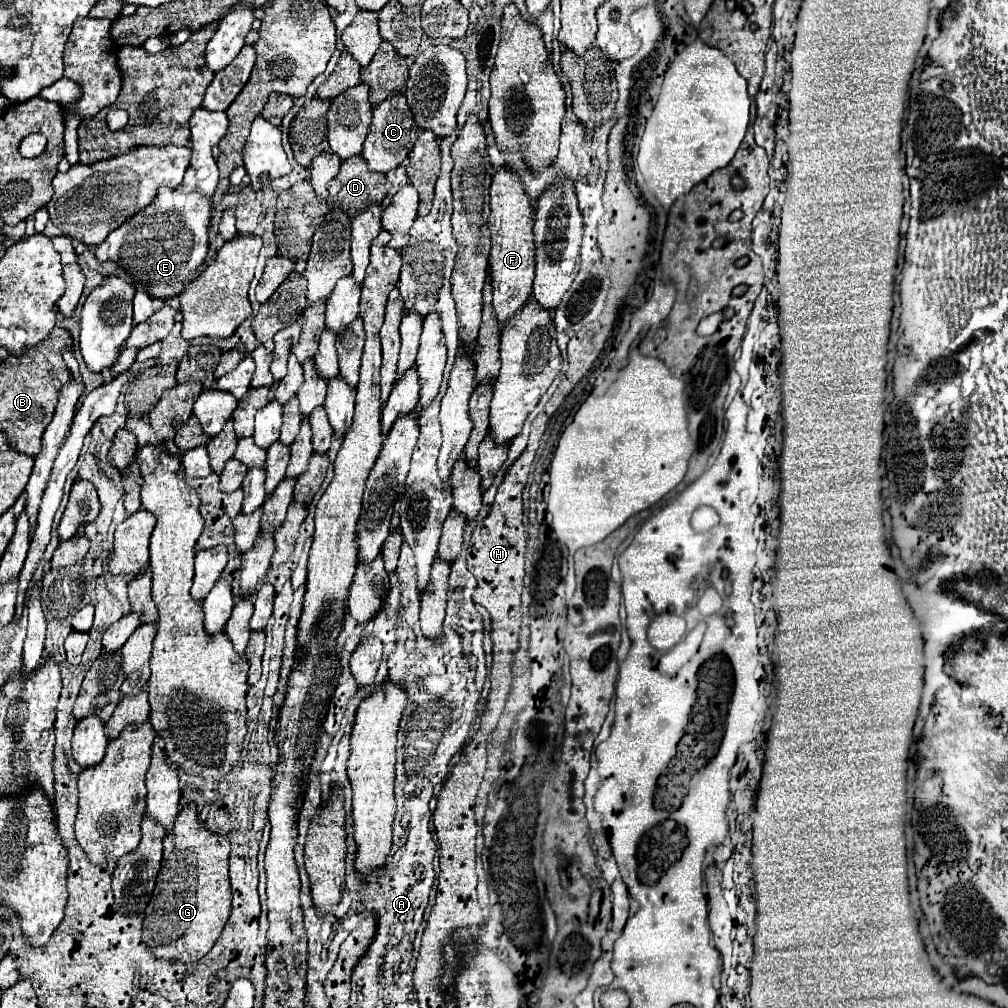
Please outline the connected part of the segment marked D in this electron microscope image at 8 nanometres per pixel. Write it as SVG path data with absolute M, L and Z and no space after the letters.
M351 156L343 160L339 174L329 182L329 196L353 218L369 204L383 202L389 188L391 182L385 174L371 172L363 156Z

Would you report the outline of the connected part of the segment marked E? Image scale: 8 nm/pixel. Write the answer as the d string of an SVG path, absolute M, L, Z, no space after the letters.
M197 108L191 116L191 164L183 182L177 188L159 188L155 200L143 212L131 216L115 228L107 240L95 246L99 262L117 262L127 274L141 282L153 298L179 296L187 284L187 276L203 264L209 248L209 220L211 220L211 196L217 186L217 164L211 156L211 148L225 136L229 120L225 112L209 112Z

